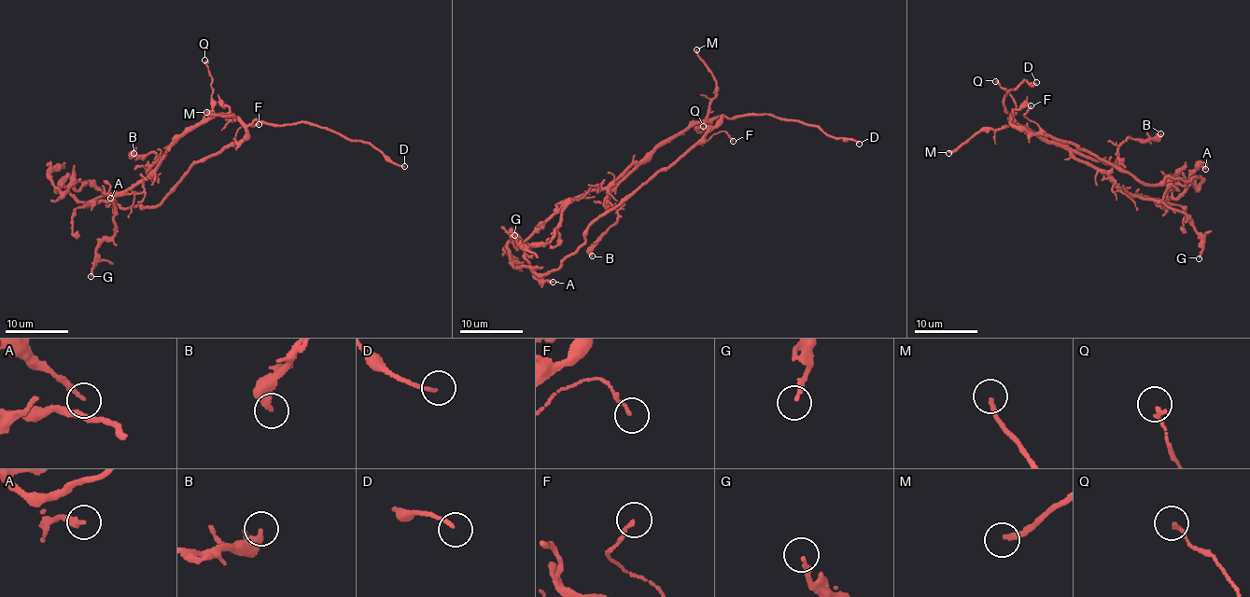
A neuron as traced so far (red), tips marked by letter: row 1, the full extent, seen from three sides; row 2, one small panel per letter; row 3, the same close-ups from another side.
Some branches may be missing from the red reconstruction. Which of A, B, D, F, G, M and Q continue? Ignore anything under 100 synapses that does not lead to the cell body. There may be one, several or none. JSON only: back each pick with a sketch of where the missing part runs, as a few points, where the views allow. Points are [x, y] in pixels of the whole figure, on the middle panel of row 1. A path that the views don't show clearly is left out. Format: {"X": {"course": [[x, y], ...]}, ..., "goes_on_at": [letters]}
{"D": {"course": [[859, 144], [886, 171], [879, 173]]}, "goes_on_at": ["D"]}

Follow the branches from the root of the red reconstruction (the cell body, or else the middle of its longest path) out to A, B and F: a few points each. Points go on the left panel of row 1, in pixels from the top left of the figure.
A: (221, 150), (190, 165), (149, 207), (82, 201), (66, 187), (55, 190), (89, 184), (110, 198)
B: (221, 150), (245, 133), (234, 118), (220, 115), (186, 130), (148, 169), (157, 154), (133, 153)
F: (221, 150), (232, 144), (240, 127), (259, 124)

